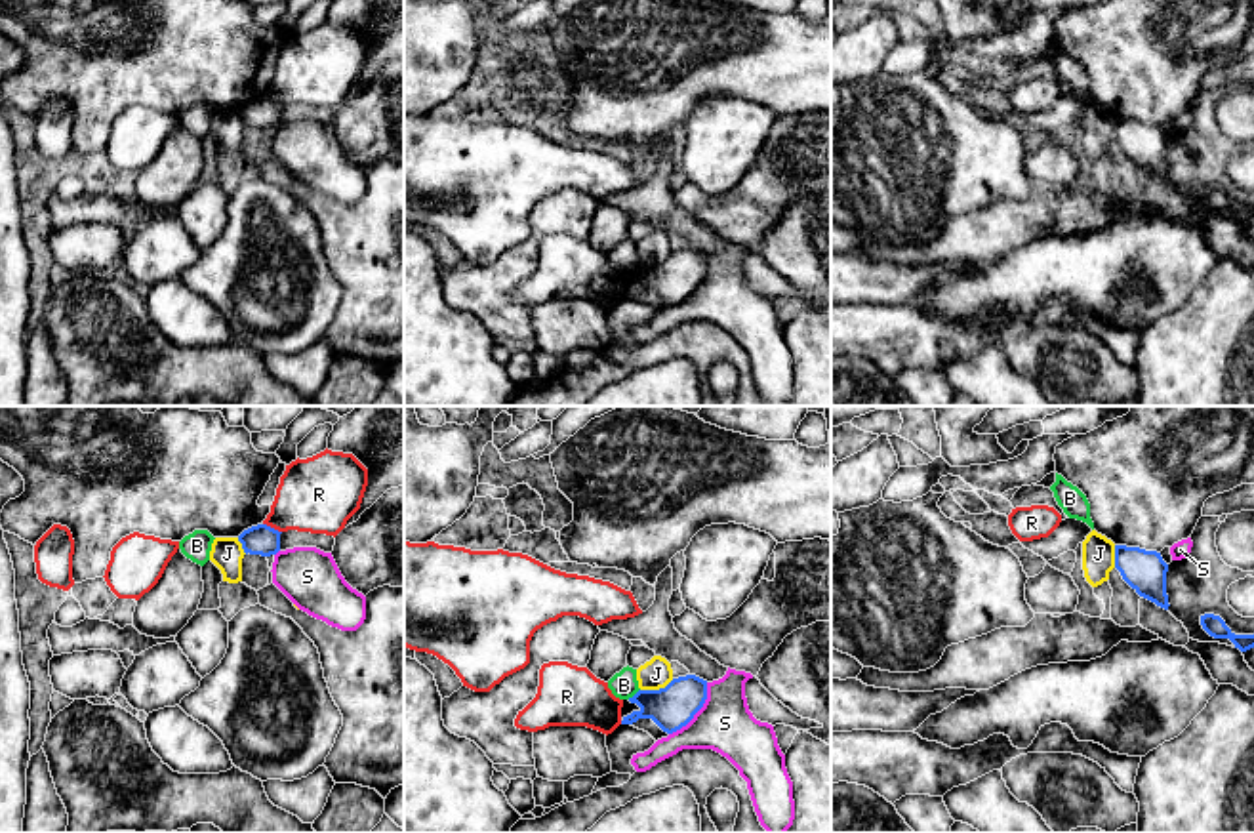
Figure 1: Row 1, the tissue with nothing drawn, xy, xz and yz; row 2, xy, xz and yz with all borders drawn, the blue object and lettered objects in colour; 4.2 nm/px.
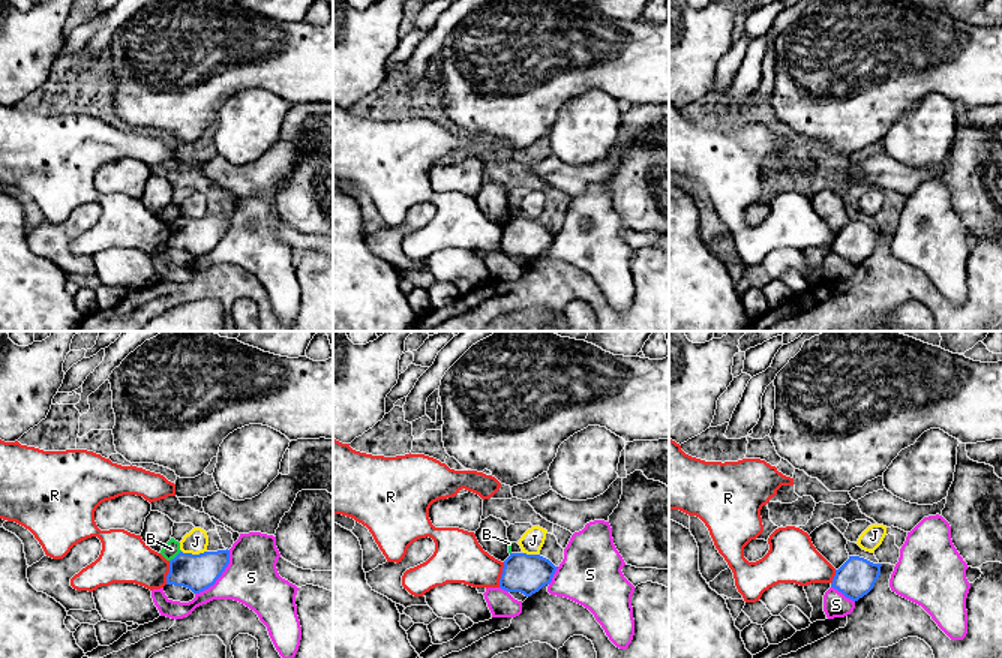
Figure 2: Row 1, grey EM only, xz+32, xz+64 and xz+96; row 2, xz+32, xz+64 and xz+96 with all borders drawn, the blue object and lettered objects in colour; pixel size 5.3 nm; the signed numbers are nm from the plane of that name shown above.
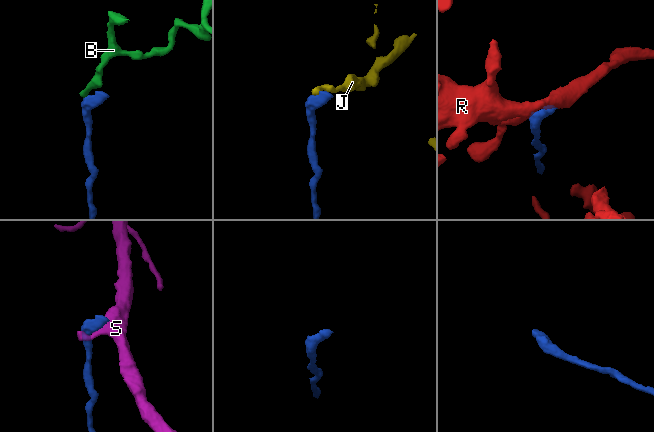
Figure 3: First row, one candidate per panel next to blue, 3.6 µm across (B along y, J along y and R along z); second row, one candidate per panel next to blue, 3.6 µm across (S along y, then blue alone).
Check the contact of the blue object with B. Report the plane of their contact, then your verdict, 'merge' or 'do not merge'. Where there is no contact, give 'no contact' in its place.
xz | do not merge

